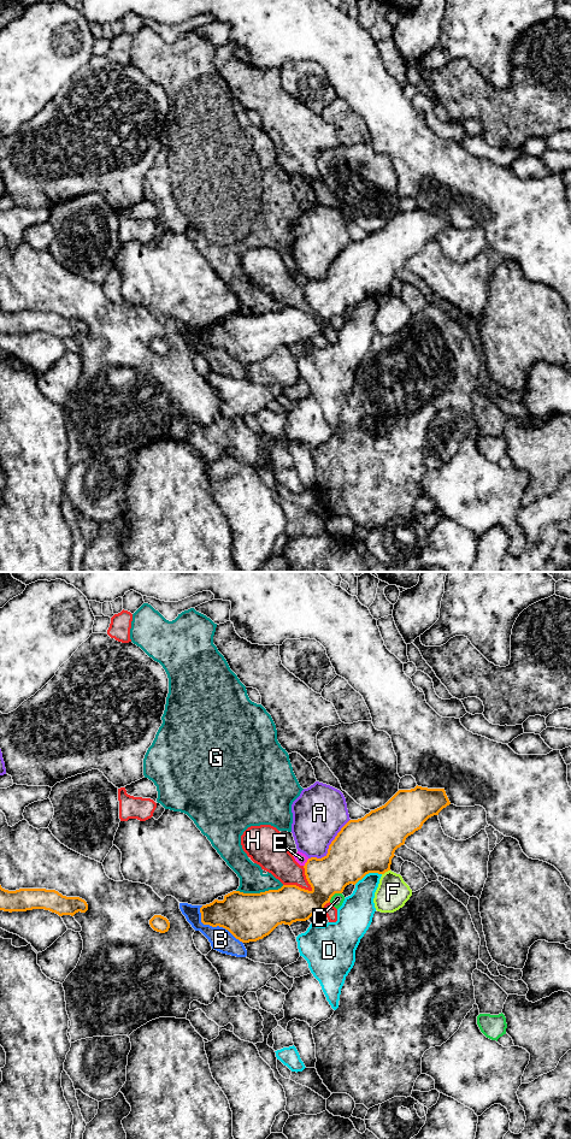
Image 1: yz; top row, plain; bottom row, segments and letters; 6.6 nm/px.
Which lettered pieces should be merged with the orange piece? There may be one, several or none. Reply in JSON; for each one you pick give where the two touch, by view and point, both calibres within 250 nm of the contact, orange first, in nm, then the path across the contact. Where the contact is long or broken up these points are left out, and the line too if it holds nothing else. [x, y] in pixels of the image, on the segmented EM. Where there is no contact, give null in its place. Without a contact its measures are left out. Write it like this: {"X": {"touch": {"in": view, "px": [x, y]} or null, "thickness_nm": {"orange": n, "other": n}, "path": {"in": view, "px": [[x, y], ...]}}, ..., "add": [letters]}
{"add": []}

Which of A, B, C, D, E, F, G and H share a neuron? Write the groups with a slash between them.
A / B / C / D / E / F / G / H

